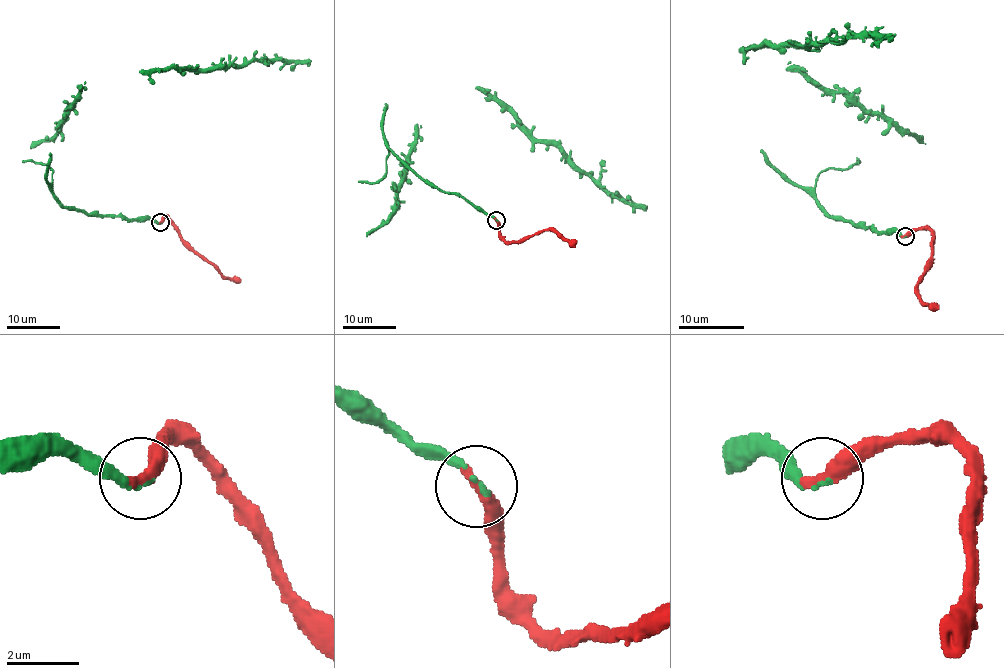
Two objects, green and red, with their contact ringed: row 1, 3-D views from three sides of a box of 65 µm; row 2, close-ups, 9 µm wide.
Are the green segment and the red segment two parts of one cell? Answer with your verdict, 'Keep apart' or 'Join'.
Join

